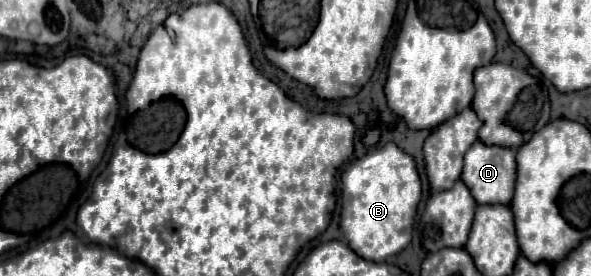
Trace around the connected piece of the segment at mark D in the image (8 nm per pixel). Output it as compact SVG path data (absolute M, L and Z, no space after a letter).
M477 140L465 154L461 180L467 184L477 204L509 204L513 198L513 188L517 180L515 150L481 144L481 140Z

